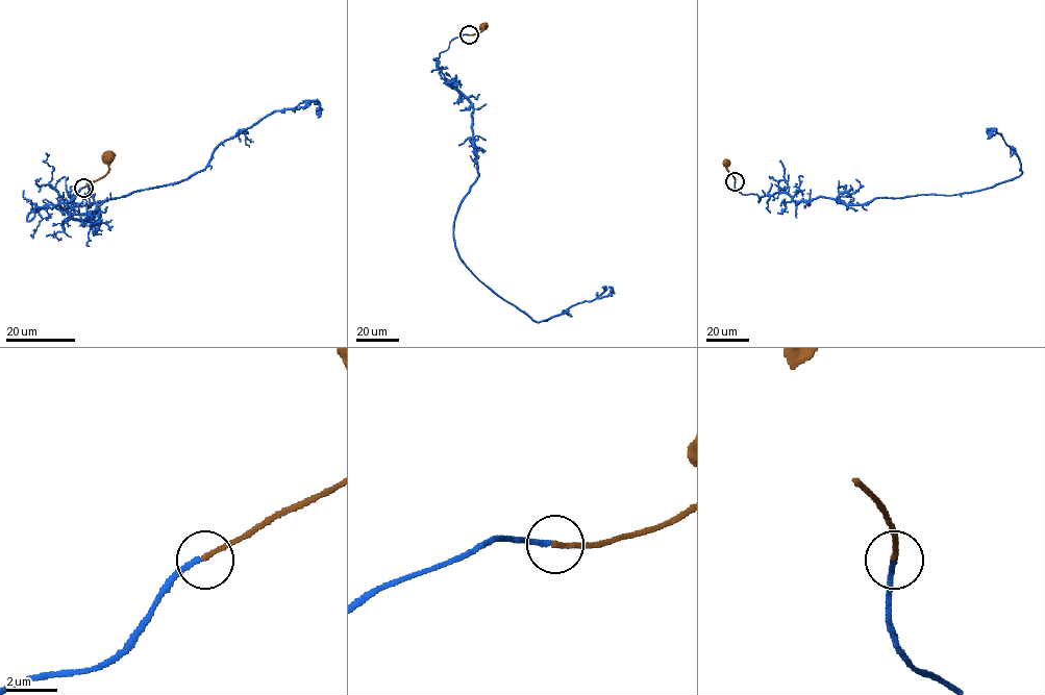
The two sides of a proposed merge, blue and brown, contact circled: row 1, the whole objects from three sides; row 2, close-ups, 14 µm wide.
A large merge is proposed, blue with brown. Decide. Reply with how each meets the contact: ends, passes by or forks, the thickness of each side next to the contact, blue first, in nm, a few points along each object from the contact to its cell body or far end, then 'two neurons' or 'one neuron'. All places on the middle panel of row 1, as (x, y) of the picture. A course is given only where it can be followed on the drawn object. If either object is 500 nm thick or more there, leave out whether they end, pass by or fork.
blue ends there; brown ends there; 200 nm thick on the blue side, 200 nm on the other; blue runs (468, 34), (433, 58), (473, 108), (478, 175), (454, 222), (461, 259), (537, 322), (606, 296), (611, 288); brown runs (468, 34), (480, 32), (483, 25); one neuron

